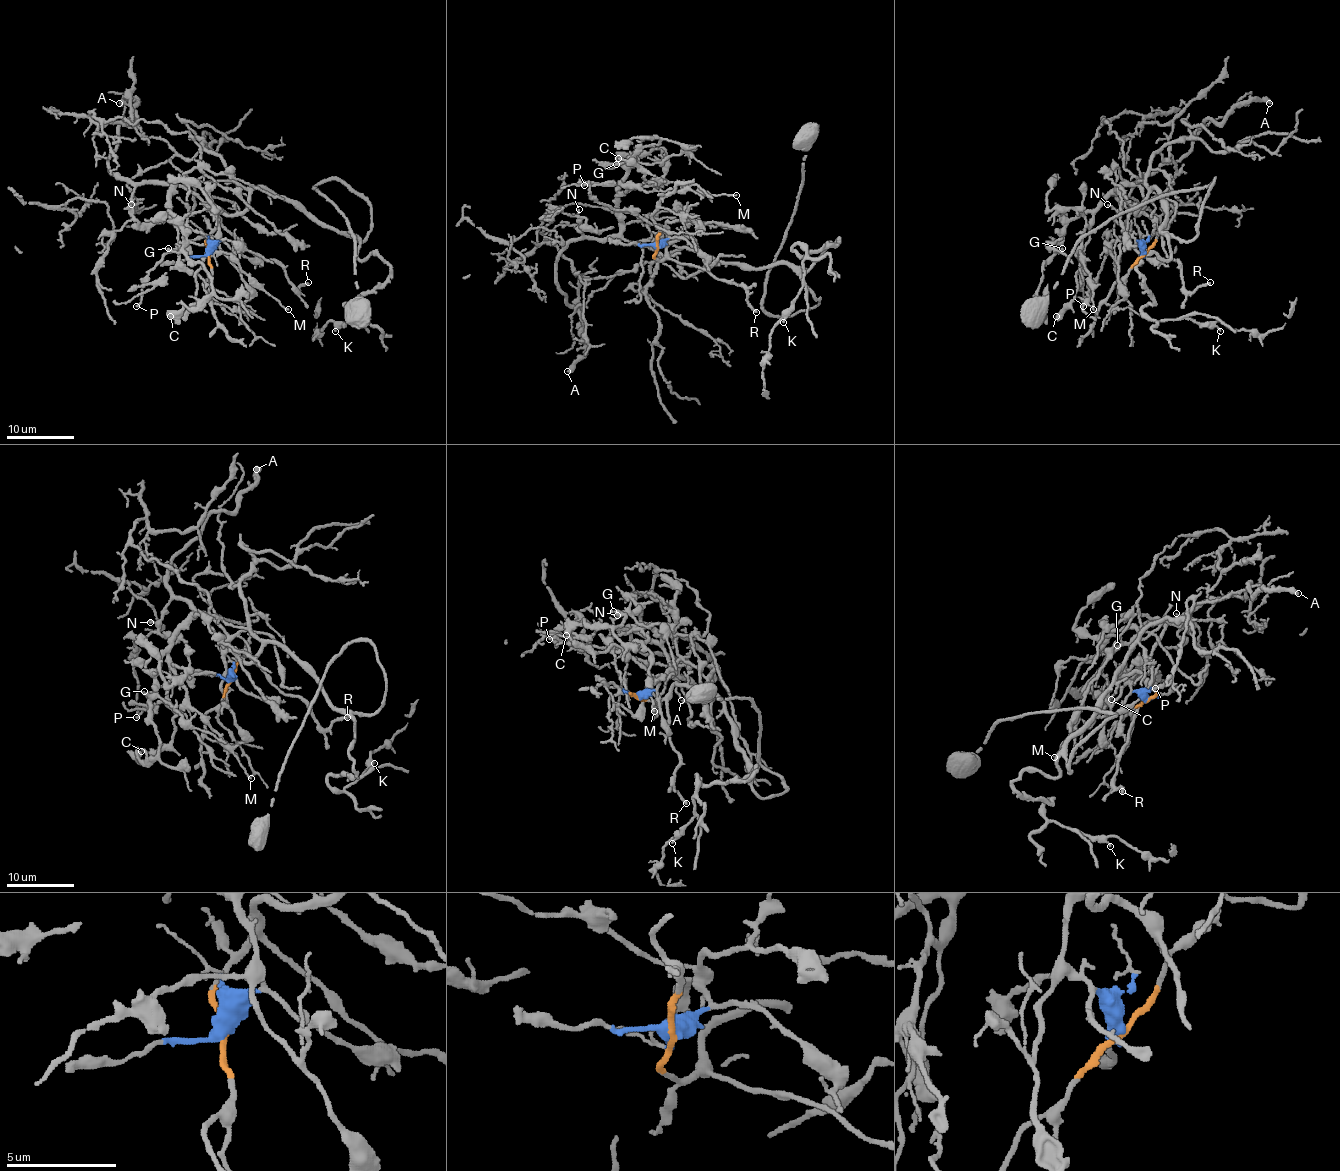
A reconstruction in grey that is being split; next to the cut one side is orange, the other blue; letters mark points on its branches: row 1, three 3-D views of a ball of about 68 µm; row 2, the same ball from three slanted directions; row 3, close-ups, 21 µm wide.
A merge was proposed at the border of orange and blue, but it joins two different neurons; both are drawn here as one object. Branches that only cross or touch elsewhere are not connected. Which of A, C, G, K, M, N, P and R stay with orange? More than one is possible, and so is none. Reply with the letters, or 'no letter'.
K, R

